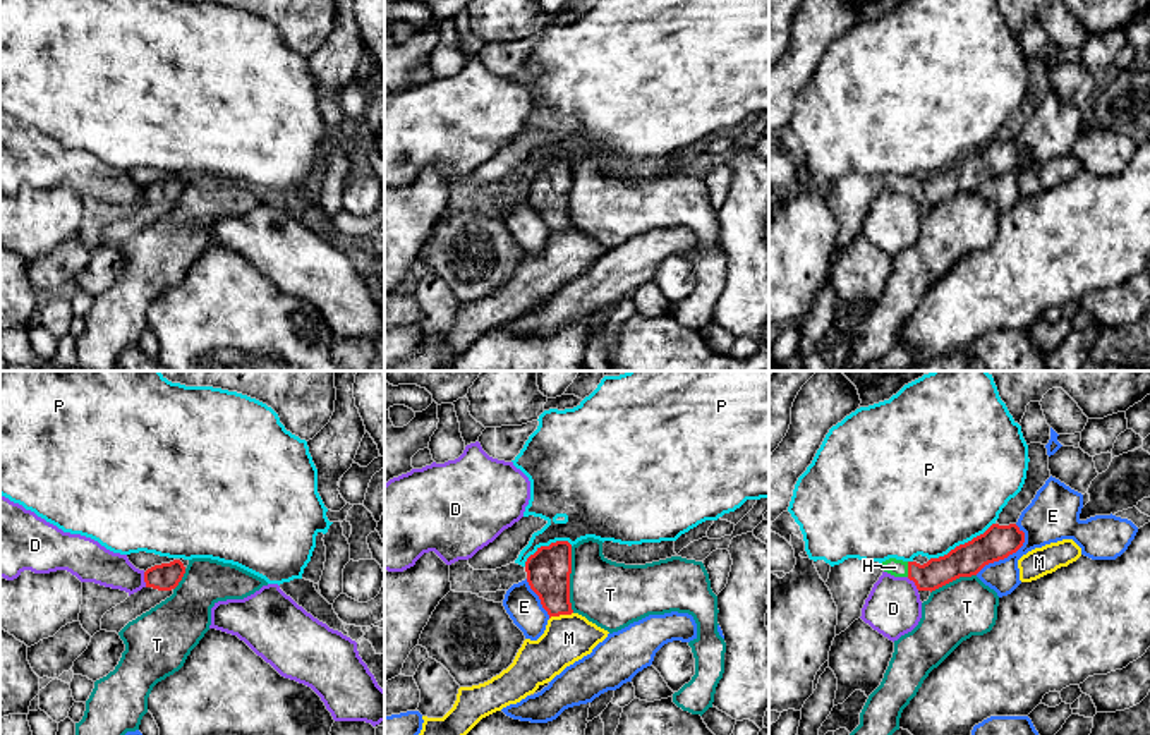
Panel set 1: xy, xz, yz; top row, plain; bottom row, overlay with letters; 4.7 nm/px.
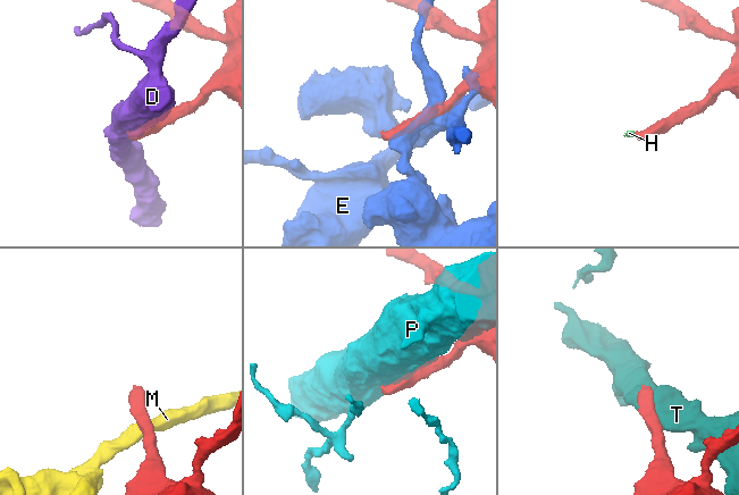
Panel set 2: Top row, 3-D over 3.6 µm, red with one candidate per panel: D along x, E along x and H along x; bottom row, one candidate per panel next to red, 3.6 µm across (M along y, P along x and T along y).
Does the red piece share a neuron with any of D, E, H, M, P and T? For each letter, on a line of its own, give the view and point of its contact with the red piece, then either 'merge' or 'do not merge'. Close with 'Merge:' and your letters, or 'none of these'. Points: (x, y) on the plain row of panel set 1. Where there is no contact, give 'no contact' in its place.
D: xy (145, 194) | do not merge
E: yz (1008, 170) | do not merge
H: yz (908, 184) | merge
M: xz (560, 229) | do not merge
P: yz (962, 160) | do not merge
T: xz (568, 194) | do not merge
Merge: H

